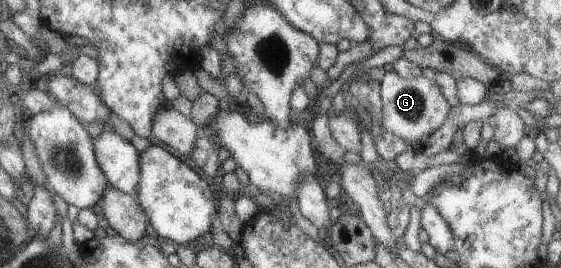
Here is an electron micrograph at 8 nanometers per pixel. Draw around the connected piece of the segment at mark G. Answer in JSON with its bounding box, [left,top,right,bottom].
[379,71,450,145]

